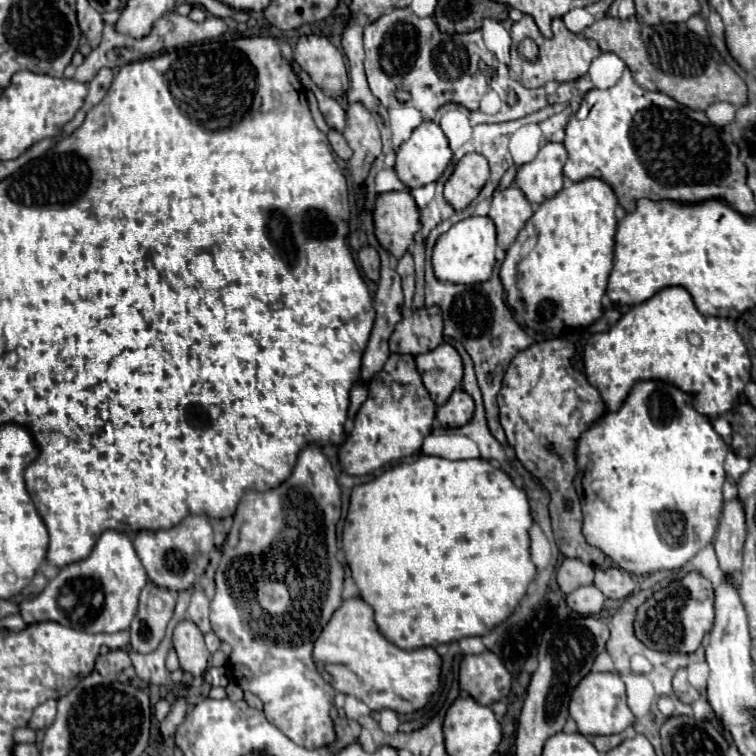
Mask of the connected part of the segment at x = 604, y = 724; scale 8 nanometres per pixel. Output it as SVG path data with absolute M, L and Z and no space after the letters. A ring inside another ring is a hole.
M588 673L572 693L570 717L582 735L614 735L634 723L634 713L626 705L624 681L618 673Z

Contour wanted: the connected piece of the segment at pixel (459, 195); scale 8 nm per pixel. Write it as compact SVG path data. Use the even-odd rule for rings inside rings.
M480 153L464 155L444 185L444 199L456 209L466 209L490 177L488 161Z

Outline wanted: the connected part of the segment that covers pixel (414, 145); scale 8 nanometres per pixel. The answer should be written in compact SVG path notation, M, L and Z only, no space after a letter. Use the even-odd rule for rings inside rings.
M434 121L420 123L408 141L396 153L396 173L410 187L420 187L418 179L434 175L438 179L452 161L452 149L440 125ZM424 157L424 169L422 169ZM428 173L428 175L426 175Z

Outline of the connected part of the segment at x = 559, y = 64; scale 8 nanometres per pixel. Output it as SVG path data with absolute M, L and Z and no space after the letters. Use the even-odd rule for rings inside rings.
M524 15L520 21L512 23L512 27L510 27L510 35L512 35L512 61L510 61L510 71L512 71L512 73L516 75L516 79L518 79L524 87L528 87L528 89L542 87L542 85L548 83L548 81L558 81L558 83L576 81L578 77L582 77L582 75L588 71L590 61L600 55L600 47L598 47L594 41L590 41L590 39L586 39L586 37L582 37L582 35L576 35L576 33L568 31L562 19L554 19L554 21L552 21L552 31L554 31L554 37L552 37L552 39L544 39L544 37L540 35L534 19L532 19L530 15ZM526 37L534 39L536 45L540 47L540 55L538 55L536 61L528 61L528 59L524 59L524 57L518 53L518 43L520 43L522 39L526 39Z

